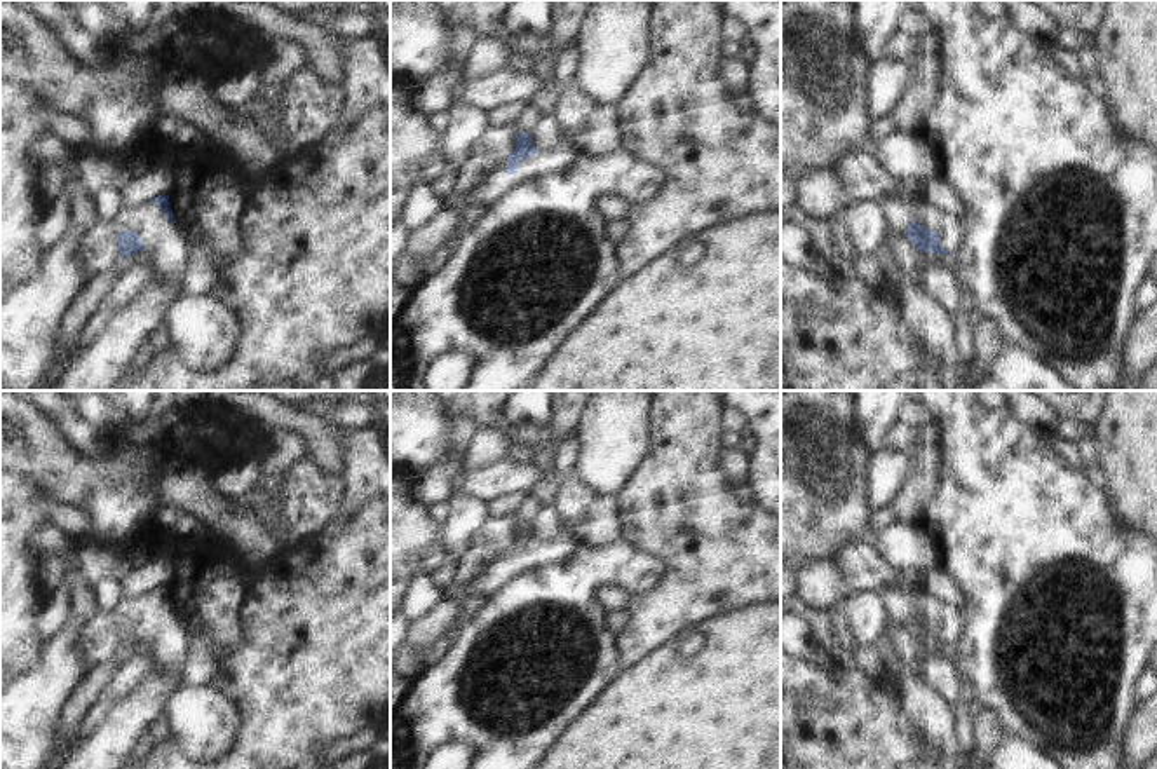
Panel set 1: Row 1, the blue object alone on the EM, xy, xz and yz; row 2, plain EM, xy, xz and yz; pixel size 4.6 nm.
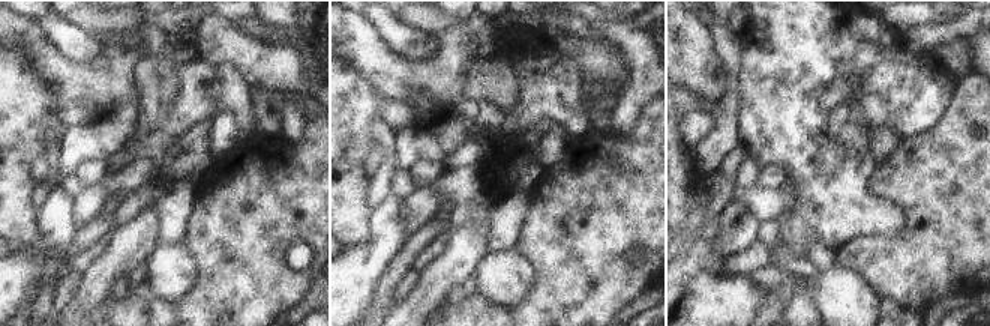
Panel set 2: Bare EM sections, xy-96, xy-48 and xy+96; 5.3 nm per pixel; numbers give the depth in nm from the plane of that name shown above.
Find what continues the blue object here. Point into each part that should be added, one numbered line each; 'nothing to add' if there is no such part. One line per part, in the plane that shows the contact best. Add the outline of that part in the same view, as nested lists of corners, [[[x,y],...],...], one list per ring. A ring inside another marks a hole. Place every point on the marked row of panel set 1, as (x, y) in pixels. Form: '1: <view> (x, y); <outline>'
1: yz (950, 227); [[[913,199],[911,218],[925,230],[936,230],[941,235],[941,246],[957,255],[964,241],[964,221],[950,213],[937,209],[936,206]]]

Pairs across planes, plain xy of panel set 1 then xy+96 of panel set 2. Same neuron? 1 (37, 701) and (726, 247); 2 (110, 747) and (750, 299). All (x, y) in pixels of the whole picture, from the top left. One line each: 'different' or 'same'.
1: different
2: different

